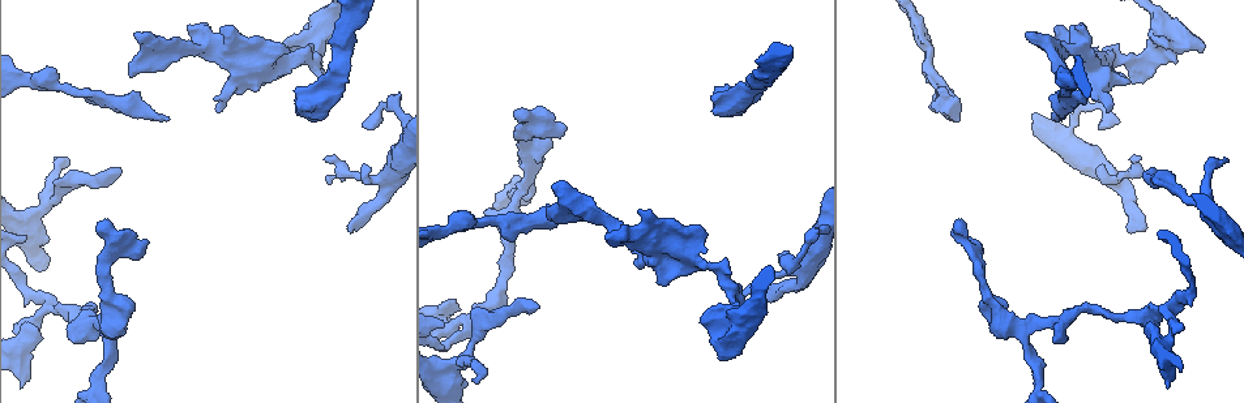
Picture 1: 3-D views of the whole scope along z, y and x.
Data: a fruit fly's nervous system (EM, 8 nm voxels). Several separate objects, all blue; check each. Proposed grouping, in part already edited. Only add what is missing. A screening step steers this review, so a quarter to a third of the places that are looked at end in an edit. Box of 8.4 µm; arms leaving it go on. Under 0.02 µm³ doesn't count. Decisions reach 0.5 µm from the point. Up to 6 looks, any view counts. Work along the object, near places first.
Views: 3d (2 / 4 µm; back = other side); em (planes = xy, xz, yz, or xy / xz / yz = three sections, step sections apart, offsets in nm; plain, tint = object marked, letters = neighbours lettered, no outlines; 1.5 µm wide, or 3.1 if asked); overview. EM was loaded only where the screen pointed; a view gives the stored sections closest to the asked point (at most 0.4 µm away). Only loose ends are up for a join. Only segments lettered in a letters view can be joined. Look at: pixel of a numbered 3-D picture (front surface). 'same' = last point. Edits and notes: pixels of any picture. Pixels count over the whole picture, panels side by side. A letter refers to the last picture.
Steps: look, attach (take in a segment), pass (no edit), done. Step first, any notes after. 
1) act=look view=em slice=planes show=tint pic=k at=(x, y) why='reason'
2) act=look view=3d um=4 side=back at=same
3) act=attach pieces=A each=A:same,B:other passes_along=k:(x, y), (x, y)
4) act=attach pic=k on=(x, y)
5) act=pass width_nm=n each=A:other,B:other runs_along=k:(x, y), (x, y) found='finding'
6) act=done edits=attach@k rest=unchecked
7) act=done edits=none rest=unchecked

act=look view=3d um=2 pic=1 at=(740, 285) why='free end'

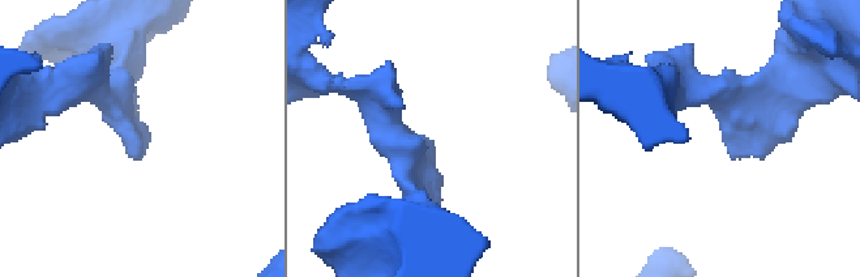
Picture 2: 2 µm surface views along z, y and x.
act=look view=em slice=planes show=letters pic=2 at=(733, 158) arm_widths_nm=190,200 why='need the tissue'

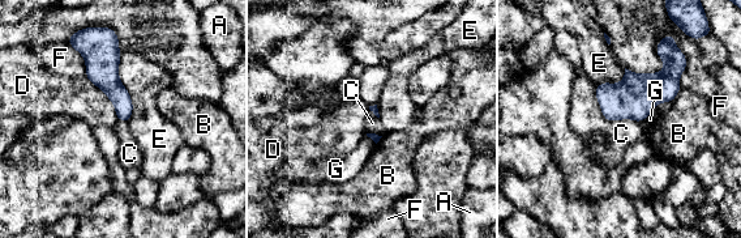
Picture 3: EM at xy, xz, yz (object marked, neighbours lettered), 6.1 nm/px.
act=pass each=A:other,B:other,C:other,D:other,E:other,F:other,G:other found='none of them fits'

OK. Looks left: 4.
act=look view=em slice=planes show=plain pic=1 at=(1054, 118) why='thin end'

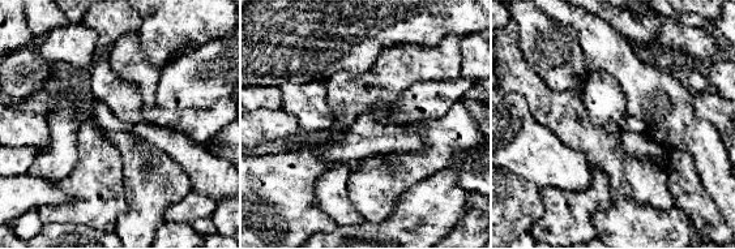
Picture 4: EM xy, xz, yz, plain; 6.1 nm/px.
act=look view=em slice=planes show=letters at=same

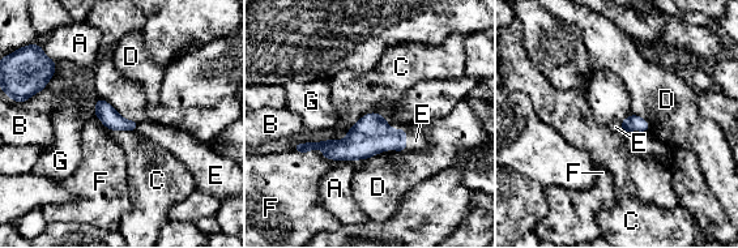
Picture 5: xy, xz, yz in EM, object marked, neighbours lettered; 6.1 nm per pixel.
act=attach pieces=E width_nm=100 each=A:other,B:other,C:other,D:other,E:same,F:other,G:other found='it goes on there'

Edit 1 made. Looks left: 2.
act=done edits=attach@5 rest=unchecked

